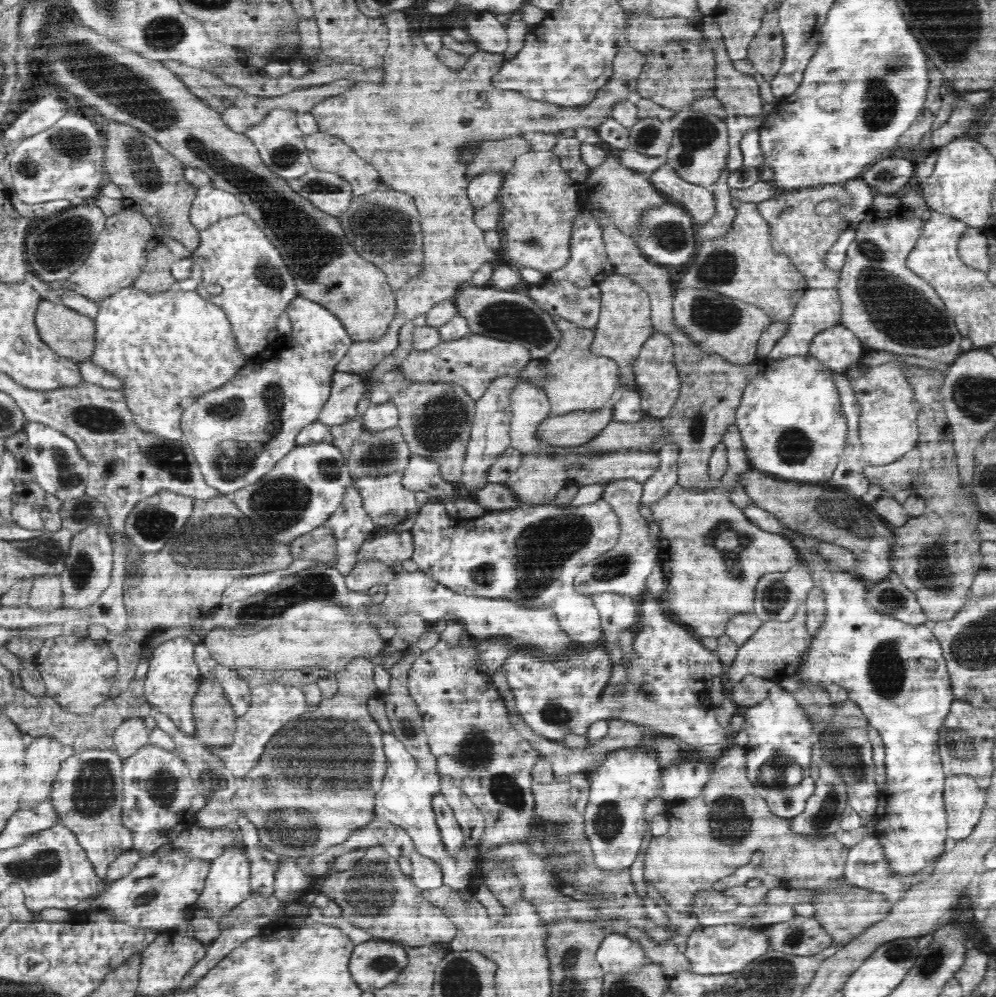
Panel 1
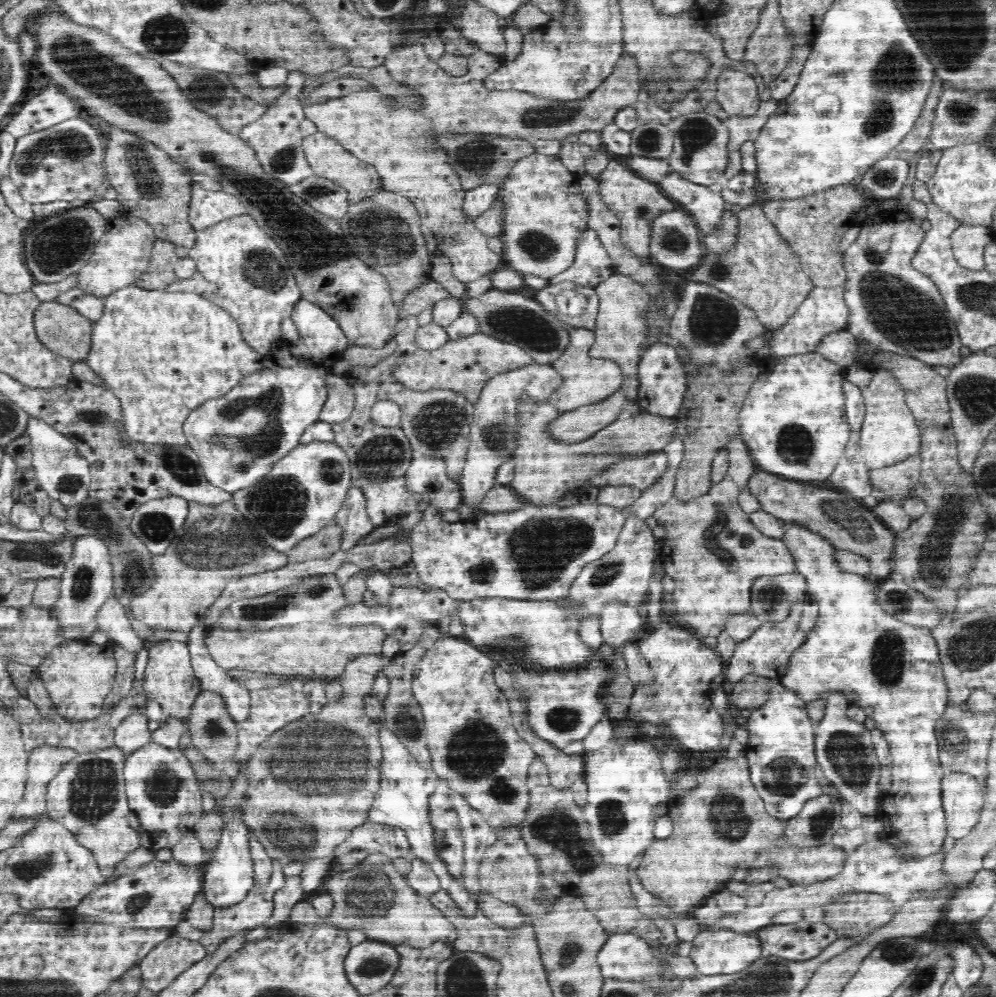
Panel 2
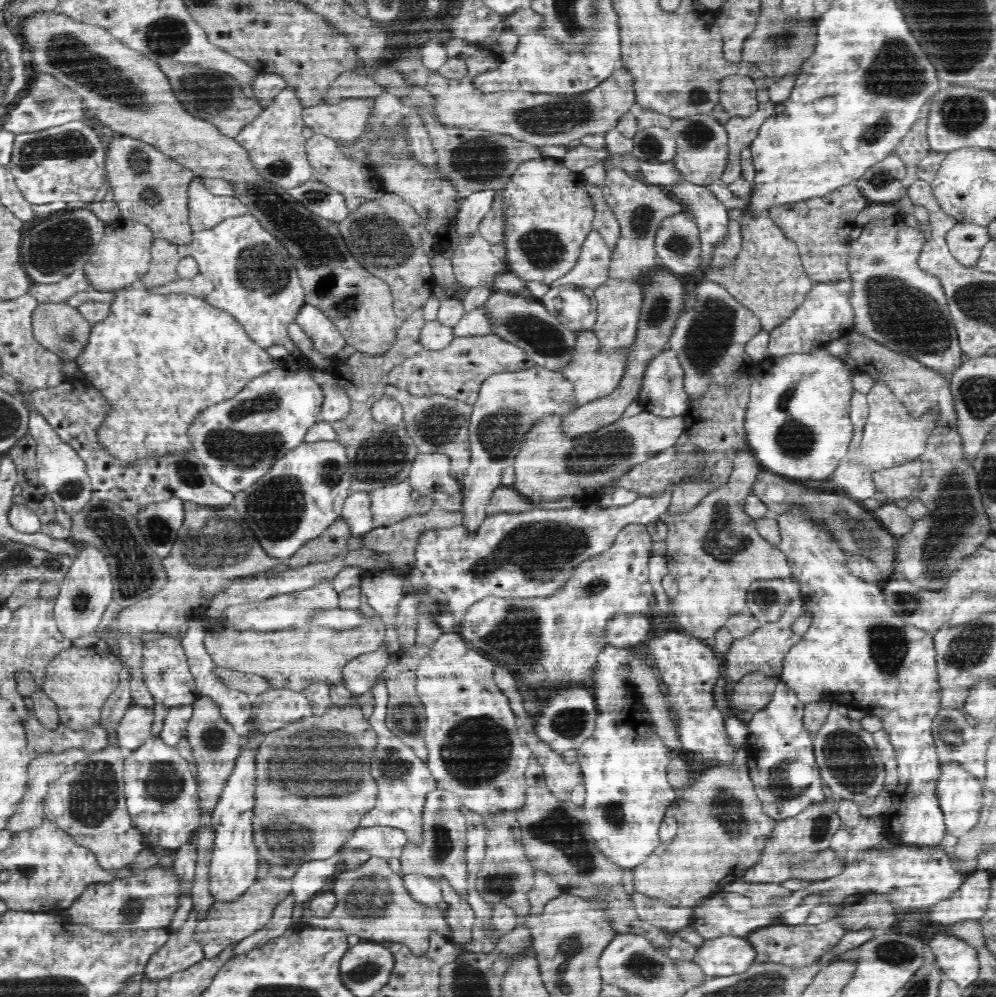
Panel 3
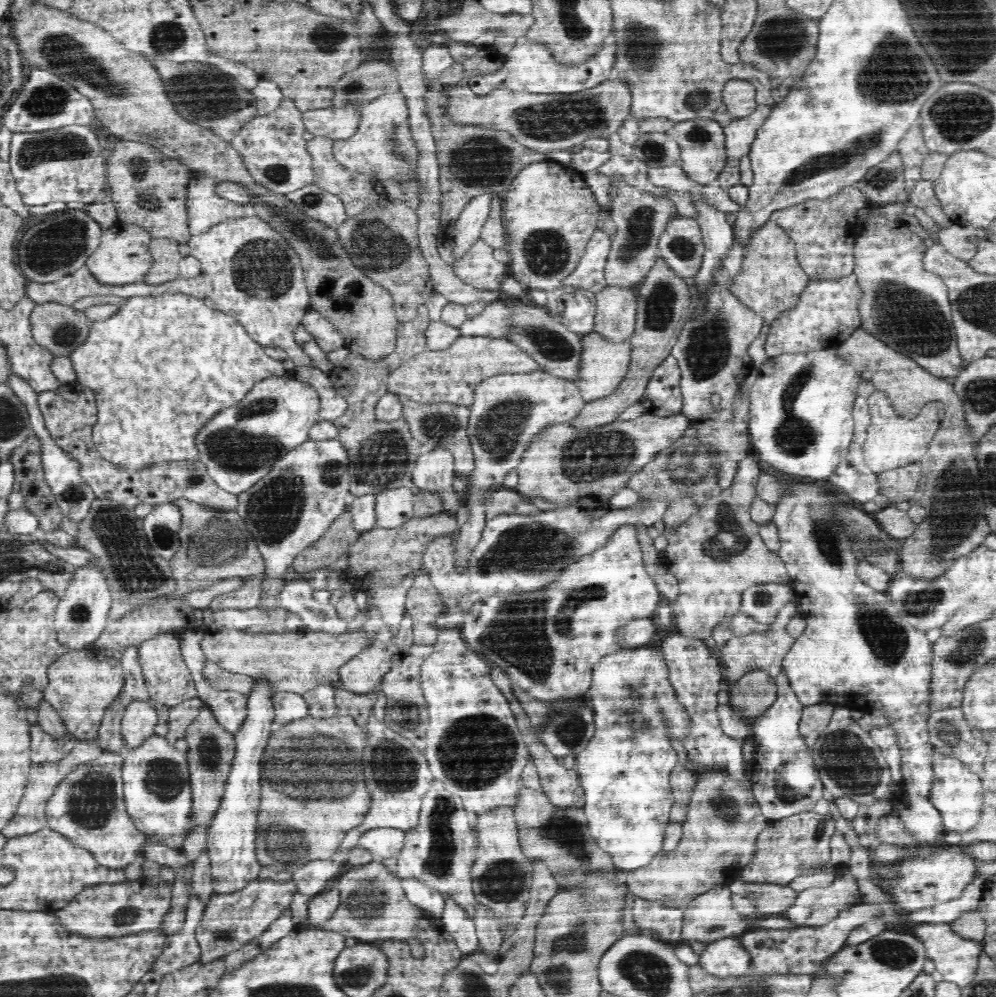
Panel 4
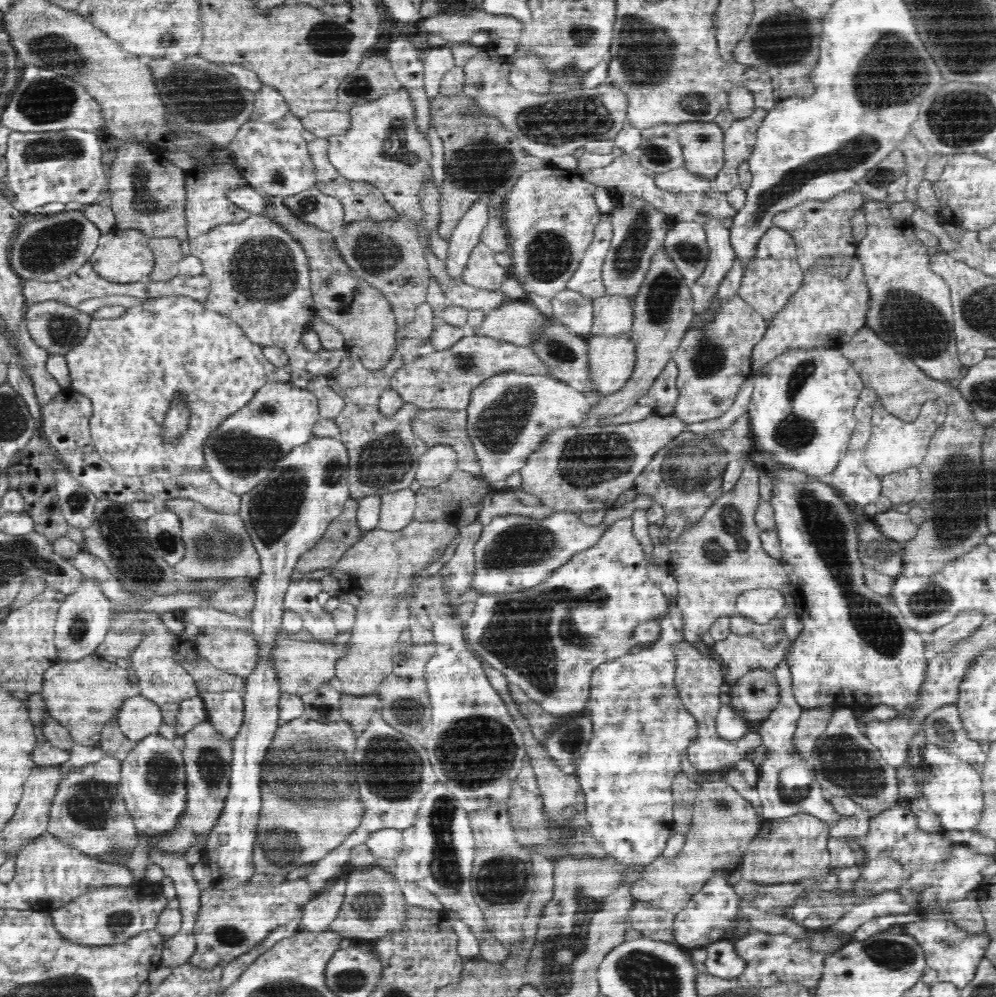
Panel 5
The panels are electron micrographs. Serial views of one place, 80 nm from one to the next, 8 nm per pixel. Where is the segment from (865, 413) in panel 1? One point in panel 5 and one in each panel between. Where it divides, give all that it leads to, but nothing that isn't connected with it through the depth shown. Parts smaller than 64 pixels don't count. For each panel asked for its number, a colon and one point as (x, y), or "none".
2: (890, 434)
3: (892, 437)
4: (892, 441)
5: (894, 445)

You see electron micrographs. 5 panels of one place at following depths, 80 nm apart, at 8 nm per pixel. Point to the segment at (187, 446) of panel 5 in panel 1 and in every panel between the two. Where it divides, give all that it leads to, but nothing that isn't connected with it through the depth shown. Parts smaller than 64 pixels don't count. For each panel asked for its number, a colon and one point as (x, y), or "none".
1: (168, 348)
2: (163, 354)
3: (159, 360)
4: (163, 366)

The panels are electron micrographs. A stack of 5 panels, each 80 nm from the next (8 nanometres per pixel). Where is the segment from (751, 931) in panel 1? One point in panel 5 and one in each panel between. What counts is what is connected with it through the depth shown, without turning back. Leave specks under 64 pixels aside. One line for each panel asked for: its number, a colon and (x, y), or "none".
2: (714, 953)
3: (728, 955)
4: (723, 958)
5: (722, 960)

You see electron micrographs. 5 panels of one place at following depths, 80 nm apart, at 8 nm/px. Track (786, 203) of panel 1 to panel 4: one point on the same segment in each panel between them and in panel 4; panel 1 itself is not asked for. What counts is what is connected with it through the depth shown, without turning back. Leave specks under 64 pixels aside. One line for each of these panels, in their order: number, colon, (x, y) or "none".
2: (812, 225)
3: (820, 227)
4: (824, 231)

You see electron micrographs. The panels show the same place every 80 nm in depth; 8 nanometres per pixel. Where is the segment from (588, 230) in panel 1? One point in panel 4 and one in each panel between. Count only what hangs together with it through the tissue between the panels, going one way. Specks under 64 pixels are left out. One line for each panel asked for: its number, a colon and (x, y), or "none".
2: (592, 264)
3: (591, 270)
4: (589, 275)

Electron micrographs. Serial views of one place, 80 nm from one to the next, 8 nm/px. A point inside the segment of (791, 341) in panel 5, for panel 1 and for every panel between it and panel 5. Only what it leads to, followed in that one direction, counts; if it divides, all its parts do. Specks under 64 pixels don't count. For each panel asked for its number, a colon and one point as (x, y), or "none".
1: (820, 309)
2: (824, 311)
3: (826, 314)
4: (827, 313)

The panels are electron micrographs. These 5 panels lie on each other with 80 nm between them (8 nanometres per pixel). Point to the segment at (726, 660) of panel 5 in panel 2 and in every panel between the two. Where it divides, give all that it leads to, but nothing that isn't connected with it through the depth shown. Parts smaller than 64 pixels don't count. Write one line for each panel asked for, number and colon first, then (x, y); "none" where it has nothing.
2: (766, 652)
3: (764, 650)
4: (756, 651)

